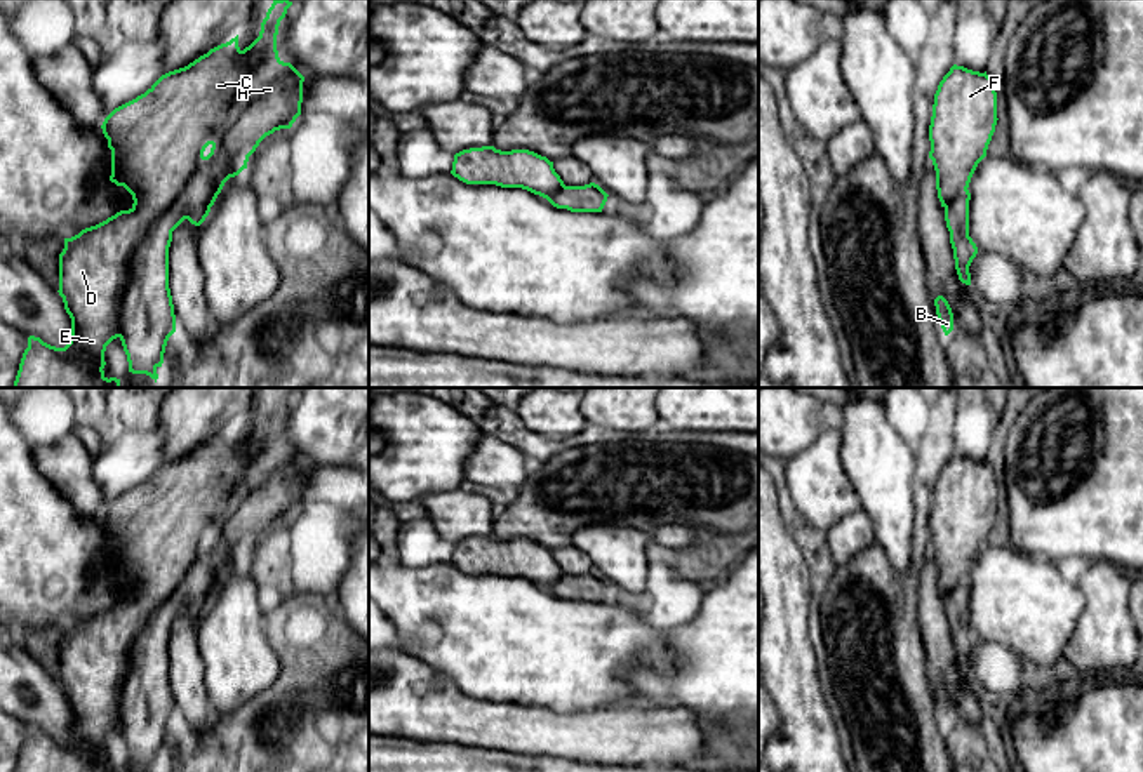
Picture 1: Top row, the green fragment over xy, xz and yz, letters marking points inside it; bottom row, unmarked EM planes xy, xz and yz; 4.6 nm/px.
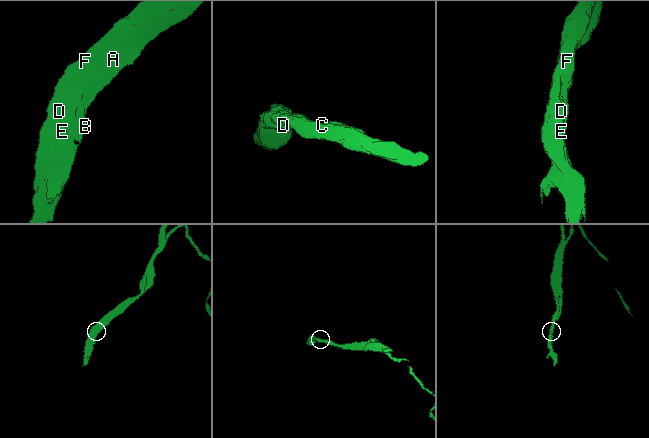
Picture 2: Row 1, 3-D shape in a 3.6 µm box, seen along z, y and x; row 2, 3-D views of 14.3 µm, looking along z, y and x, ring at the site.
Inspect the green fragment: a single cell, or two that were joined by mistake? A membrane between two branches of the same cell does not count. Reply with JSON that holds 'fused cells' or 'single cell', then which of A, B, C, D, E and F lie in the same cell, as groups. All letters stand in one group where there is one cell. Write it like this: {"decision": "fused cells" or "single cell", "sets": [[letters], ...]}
{"decision": "single cell", "sets": [["A", "B", "C", "D", "E", "F"]]}

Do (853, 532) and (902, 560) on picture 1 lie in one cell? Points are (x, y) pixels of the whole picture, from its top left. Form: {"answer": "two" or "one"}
{"answer": "two"}

